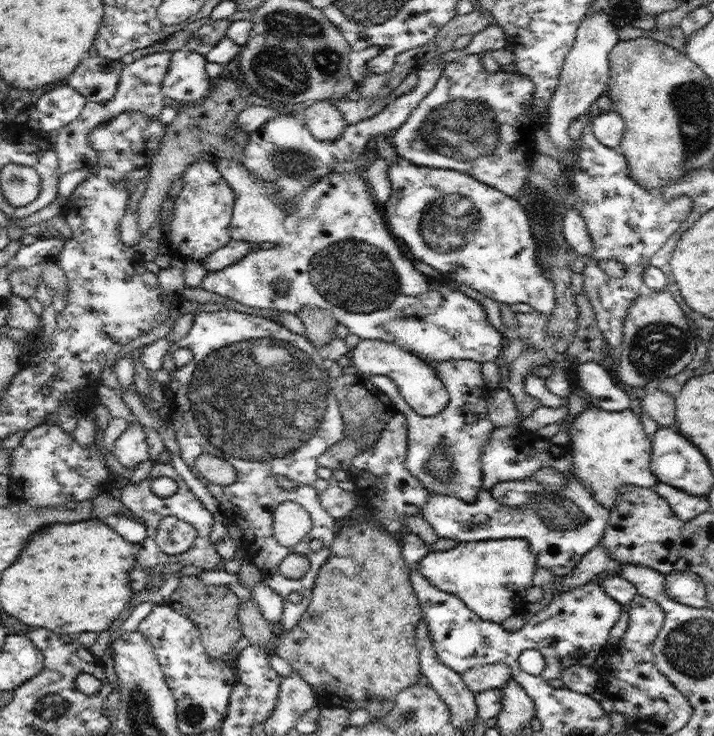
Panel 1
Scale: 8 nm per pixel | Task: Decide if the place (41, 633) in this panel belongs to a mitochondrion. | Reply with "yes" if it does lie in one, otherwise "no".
no

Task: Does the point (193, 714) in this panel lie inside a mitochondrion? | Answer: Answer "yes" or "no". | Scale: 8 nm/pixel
yes

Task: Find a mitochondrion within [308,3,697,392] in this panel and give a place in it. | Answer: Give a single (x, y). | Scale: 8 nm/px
(462, 129)

